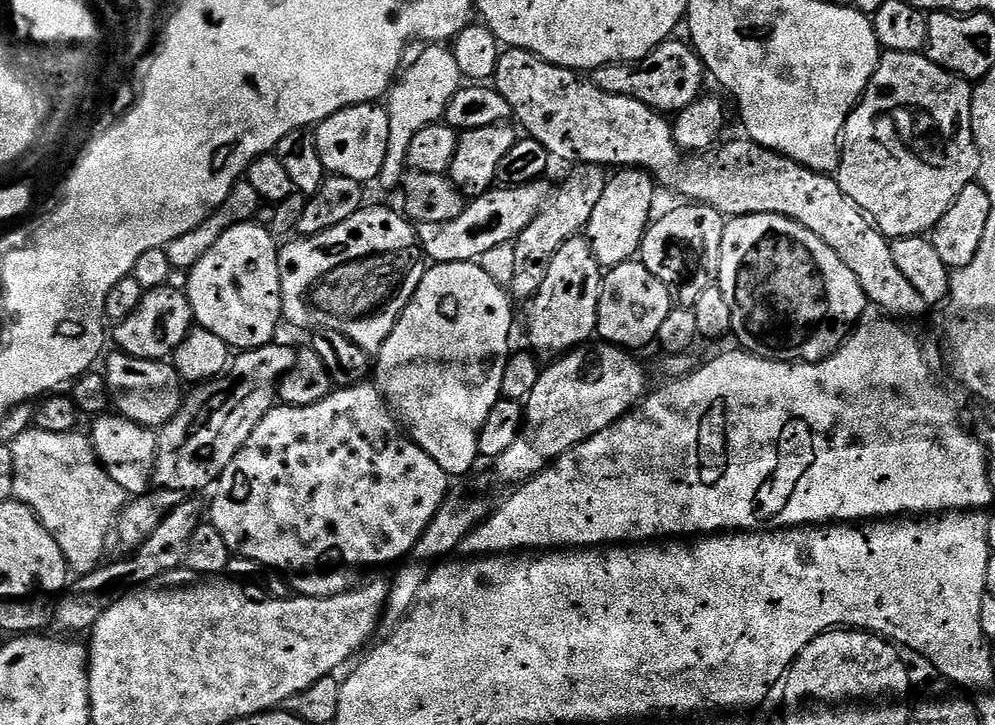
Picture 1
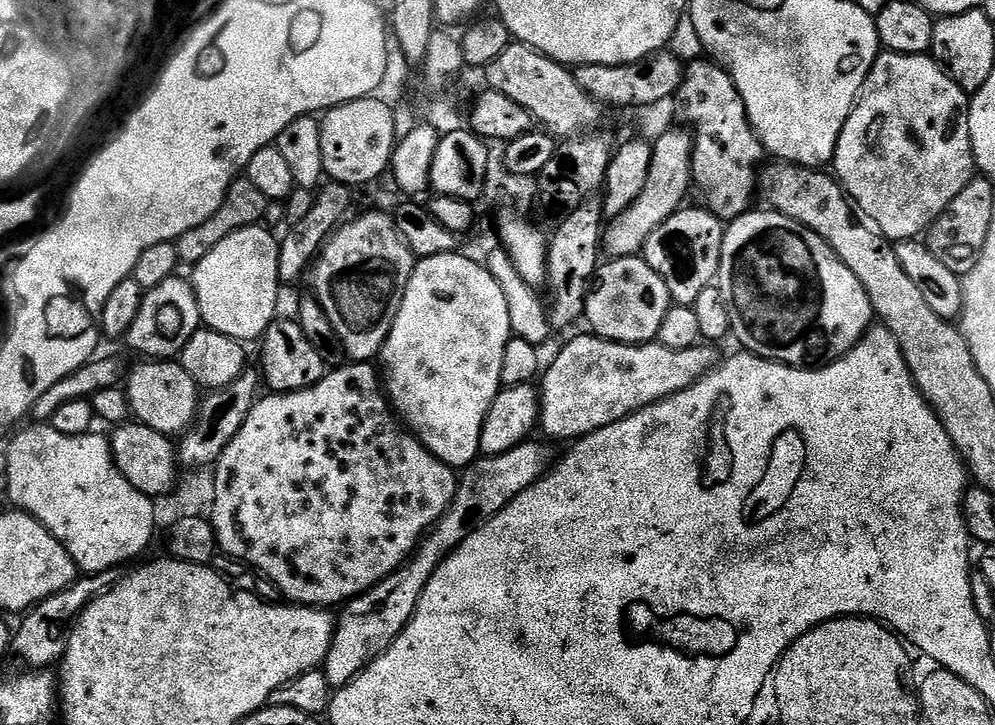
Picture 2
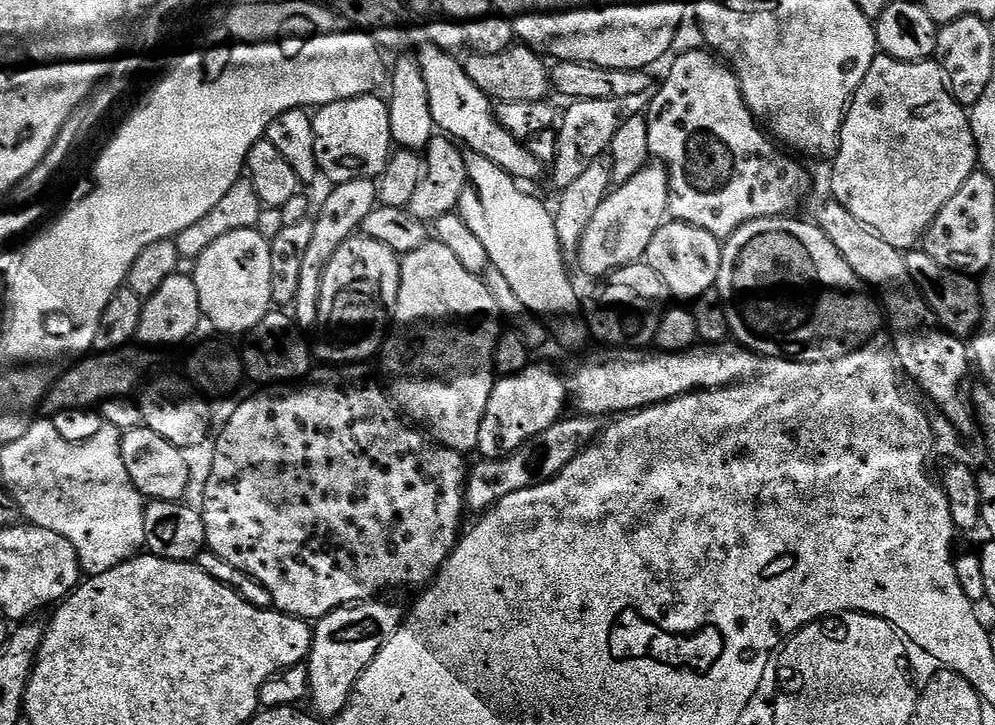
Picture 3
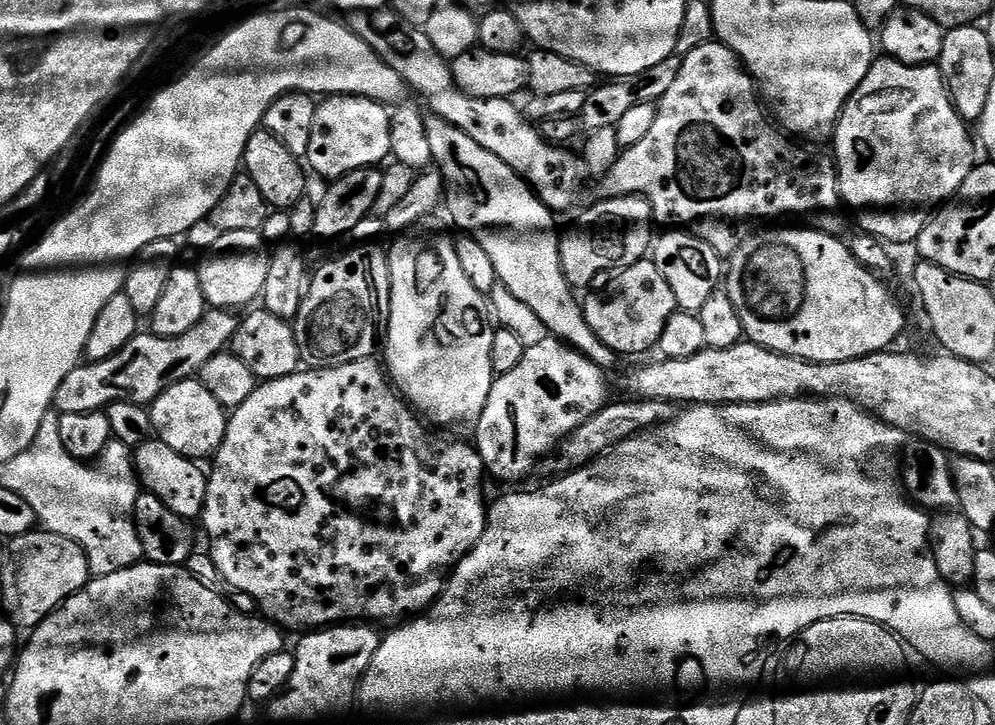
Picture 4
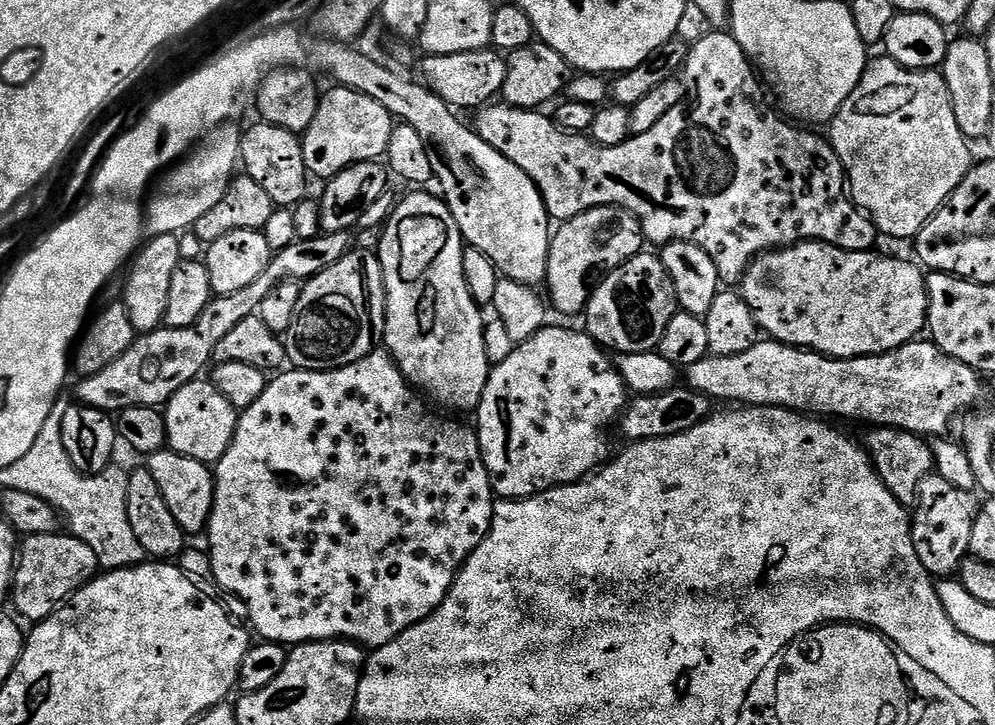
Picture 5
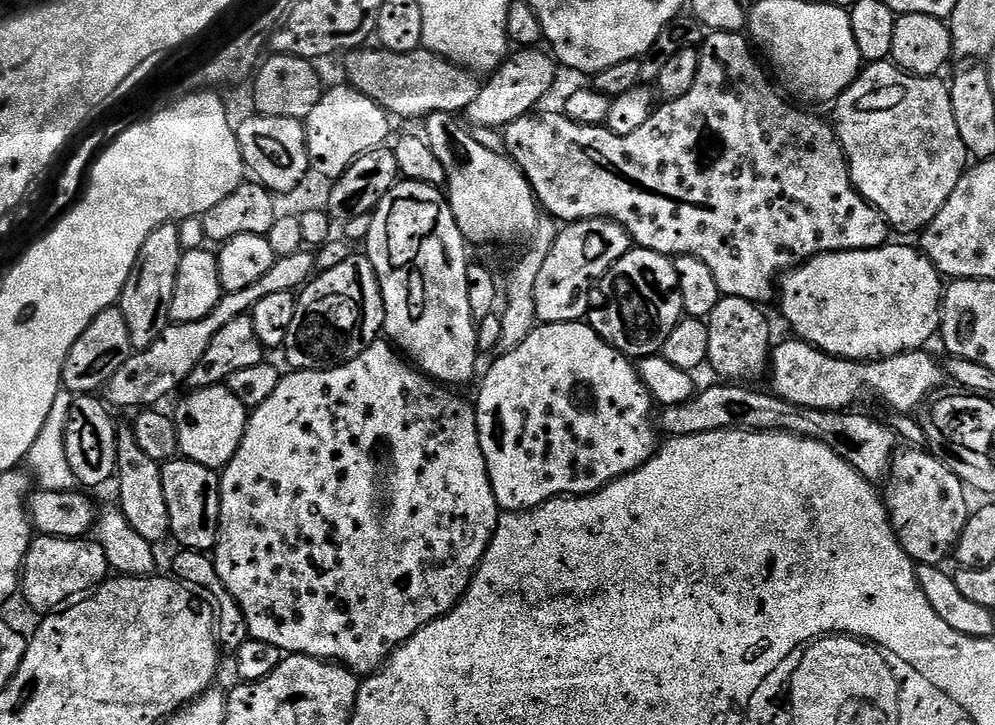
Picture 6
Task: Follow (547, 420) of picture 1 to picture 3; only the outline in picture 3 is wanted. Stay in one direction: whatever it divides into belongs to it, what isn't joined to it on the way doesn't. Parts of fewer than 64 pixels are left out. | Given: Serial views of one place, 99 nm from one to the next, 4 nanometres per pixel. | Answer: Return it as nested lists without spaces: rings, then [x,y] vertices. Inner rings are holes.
[[[725,342],[715,346],[696,346],[687,352],[661,352],[659,350],[608,350],[588,356],[572,373],[567,373],[566,385],[571,403],[576,403],[575,411],[595,418],[616,418],[621,414],[631,414],[648,408],[652,404],[662,404],[666,400],[676,400],[691,392],[713,392],[716,388],[730,388],[742,384],[757,375],[758,357],[755,352],[739,342]]]

